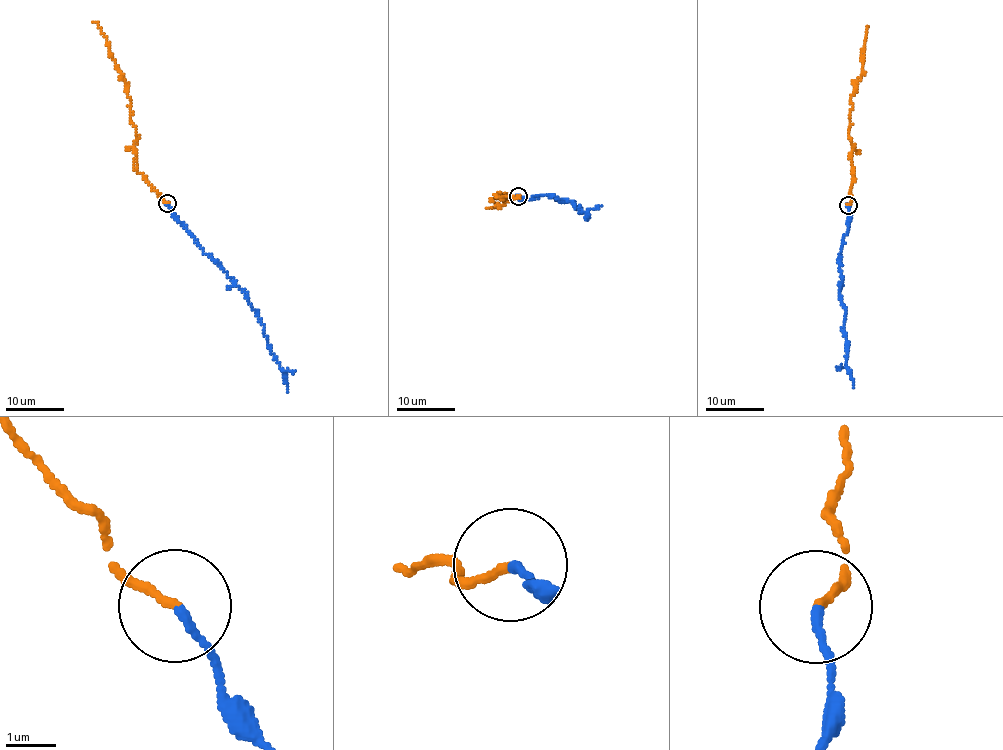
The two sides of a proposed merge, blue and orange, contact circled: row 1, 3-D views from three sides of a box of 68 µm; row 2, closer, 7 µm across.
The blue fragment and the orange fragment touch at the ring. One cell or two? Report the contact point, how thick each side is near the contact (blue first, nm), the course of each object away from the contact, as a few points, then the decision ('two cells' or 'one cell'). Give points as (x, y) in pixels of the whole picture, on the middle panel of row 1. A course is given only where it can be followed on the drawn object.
(518, 196) | 160/140 nm | blue via (517, 196), (551, 195), (561, 201), (572, 202), (581, 212), (585, 211), (586, 220) | orange via (517, 196), (495, 195), (498, 193), (506, 194), (503, 194), (507, 199), (496, 208), (485, 207) | one cell

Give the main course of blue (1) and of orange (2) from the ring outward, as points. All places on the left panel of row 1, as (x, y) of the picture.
1: (166, 203), (171, 213), (246, 294), (249, 305), (258, 314), (268, 349), (284, 374), (288, 393)
2: (166, 203), (134, 166), (136, 130), (131, 121), (126, 80), (108, 50), (106, 37), (91, 21)

